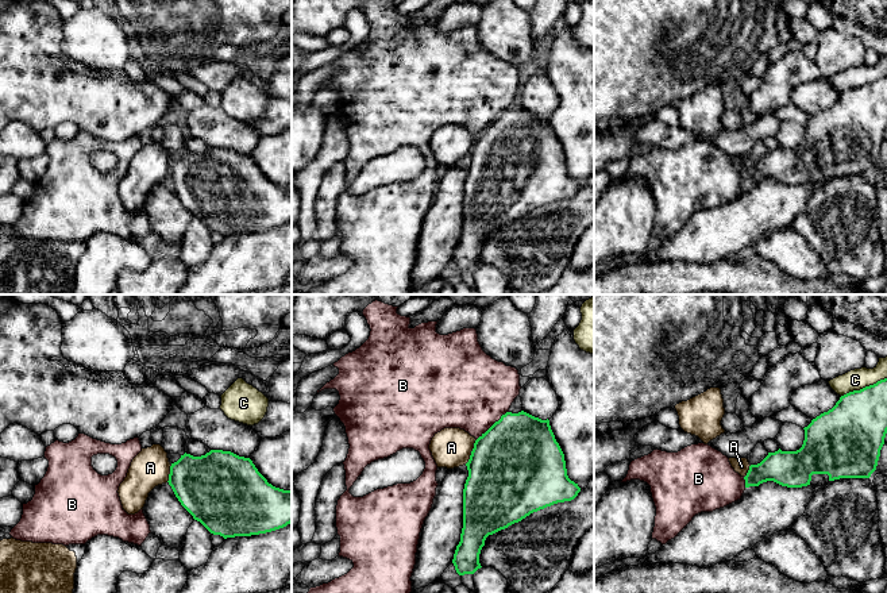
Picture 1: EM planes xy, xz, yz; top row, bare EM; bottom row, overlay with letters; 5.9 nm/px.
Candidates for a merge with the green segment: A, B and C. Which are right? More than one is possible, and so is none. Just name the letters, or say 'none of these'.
none of these

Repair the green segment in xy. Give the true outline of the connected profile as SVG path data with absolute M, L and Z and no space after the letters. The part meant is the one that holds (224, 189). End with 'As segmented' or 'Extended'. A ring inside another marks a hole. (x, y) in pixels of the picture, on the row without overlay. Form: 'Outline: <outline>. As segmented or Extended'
Outline: M211 147L201 154L185 150L171 161L167 180L193 216L224 236L266 231L292 220L292 188L273 184L250 155L231 149Z. As segmented

